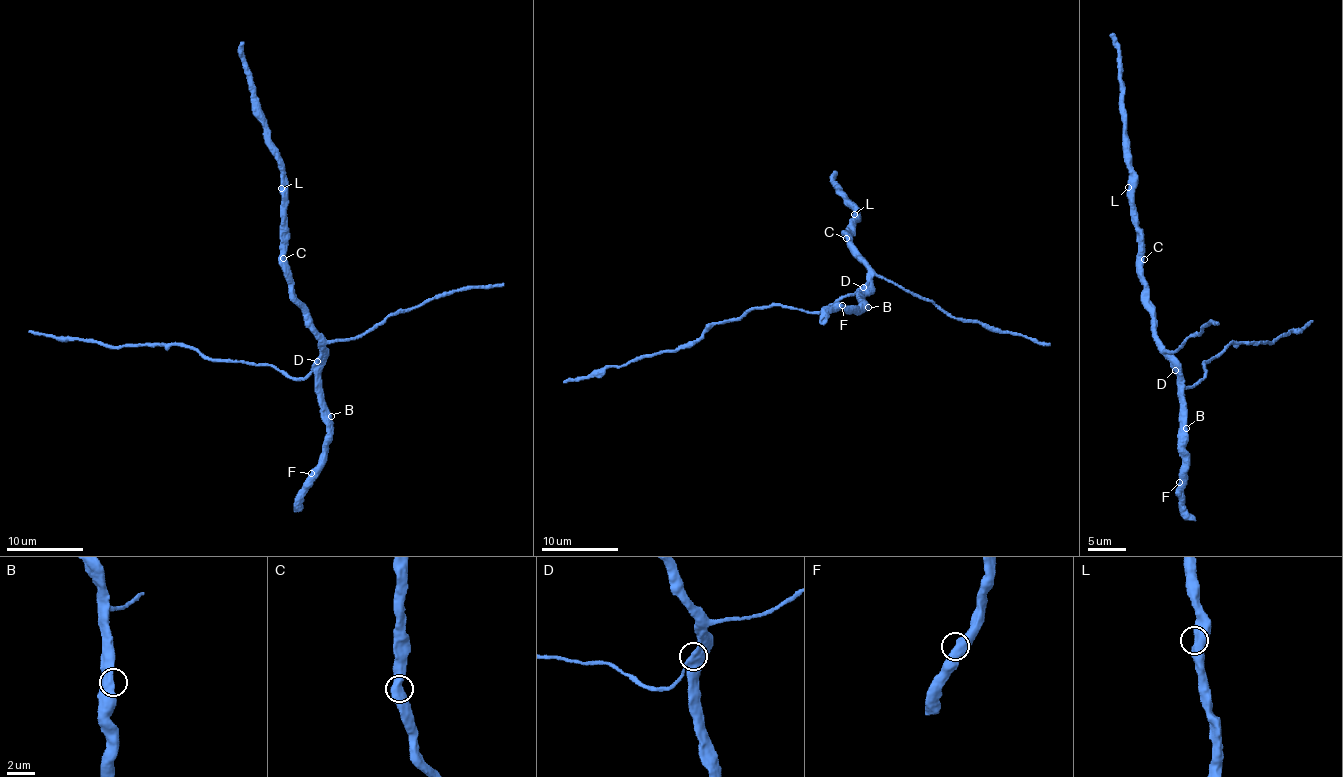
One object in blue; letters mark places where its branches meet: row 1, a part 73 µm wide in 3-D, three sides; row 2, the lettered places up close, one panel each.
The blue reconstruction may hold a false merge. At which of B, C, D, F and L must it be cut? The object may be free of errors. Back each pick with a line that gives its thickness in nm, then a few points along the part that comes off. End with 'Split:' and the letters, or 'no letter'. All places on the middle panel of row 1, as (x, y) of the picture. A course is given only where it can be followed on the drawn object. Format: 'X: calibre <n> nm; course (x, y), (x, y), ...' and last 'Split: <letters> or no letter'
Split: no letter

